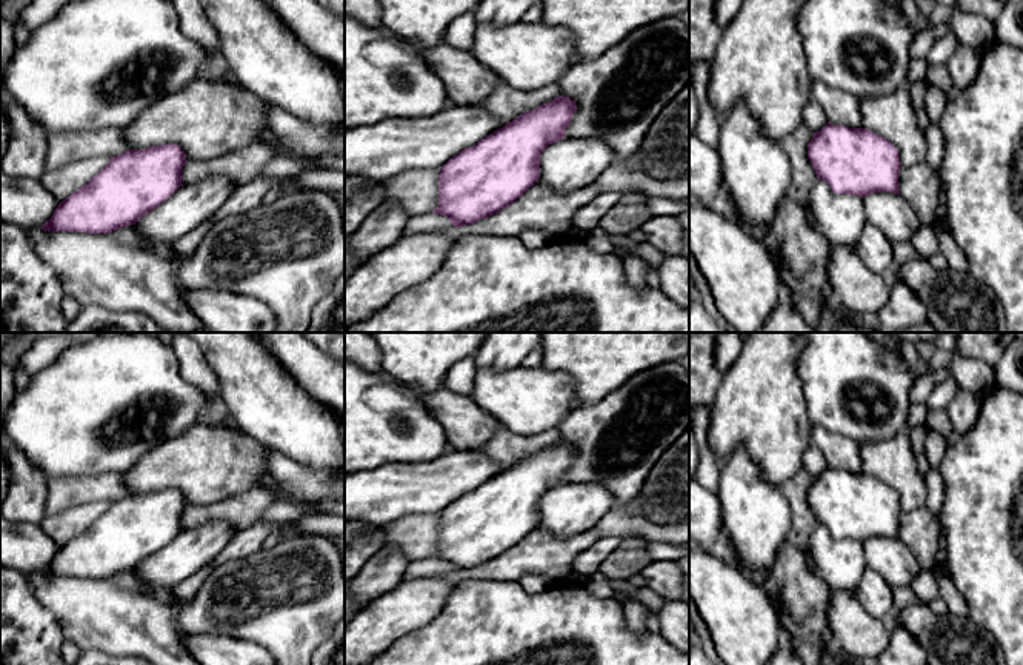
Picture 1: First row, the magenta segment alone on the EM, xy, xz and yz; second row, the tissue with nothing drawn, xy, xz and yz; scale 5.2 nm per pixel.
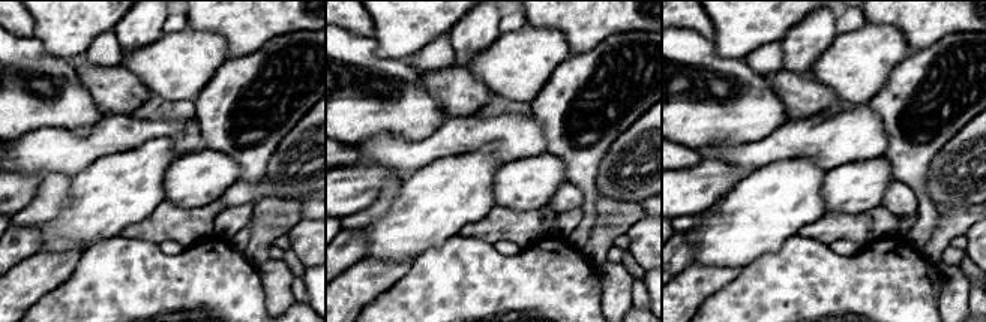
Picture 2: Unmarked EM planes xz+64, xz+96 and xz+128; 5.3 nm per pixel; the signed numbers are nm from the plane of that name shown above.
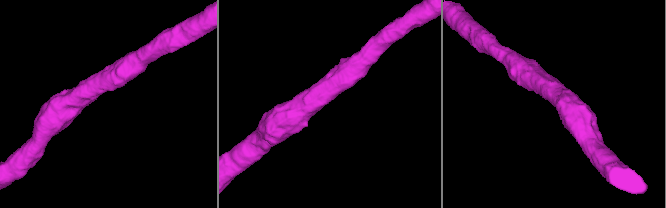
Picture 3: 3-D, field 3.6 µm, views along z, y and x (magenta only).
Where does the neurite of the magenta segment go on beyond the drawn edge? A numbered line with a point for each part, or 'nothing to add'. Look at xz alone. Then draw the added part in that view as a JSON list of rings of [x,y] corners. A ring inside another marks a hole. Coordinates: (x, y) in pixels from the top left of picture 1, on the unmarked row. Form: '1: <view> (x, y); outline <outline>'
nothing to add

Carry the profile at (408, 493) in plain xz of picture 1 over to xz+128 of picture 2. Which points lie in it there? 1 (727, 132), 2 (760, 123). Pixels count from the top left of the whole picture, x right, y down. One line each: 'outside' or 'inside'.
1: outside
2: outside

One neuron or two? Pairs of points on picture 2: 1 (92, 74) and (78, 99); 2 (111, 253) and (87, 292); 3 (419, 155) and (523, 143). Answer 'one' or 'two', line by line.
1: two
2: one
3: one

